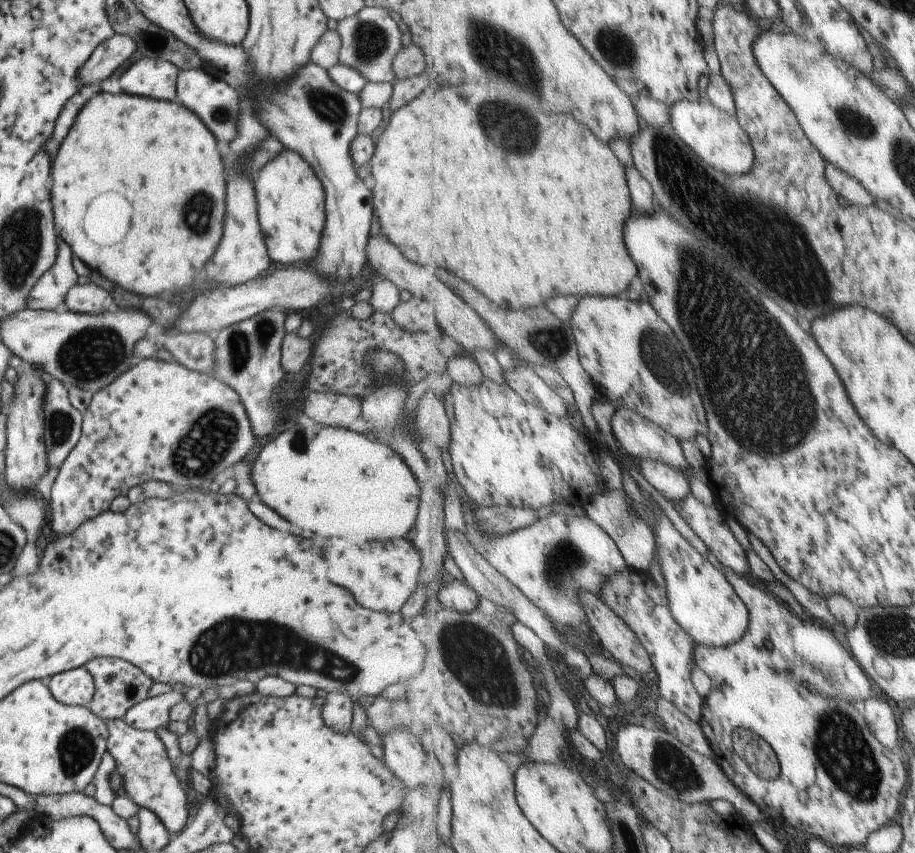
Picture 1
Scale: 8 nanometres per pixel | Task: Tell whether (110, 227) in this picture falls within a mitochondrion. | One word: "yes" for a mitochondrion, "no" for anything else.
no

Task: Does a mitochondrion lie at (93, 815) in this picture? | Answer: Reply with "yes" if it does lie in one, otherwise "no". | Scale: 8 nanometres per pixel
no

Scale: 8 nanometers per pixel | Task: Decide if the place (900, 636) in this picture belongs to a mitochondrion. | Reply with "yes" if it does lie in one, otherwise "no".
yes

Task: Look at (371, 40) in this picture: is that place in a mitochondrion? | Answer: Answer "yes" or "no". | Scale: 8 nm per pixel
yes

